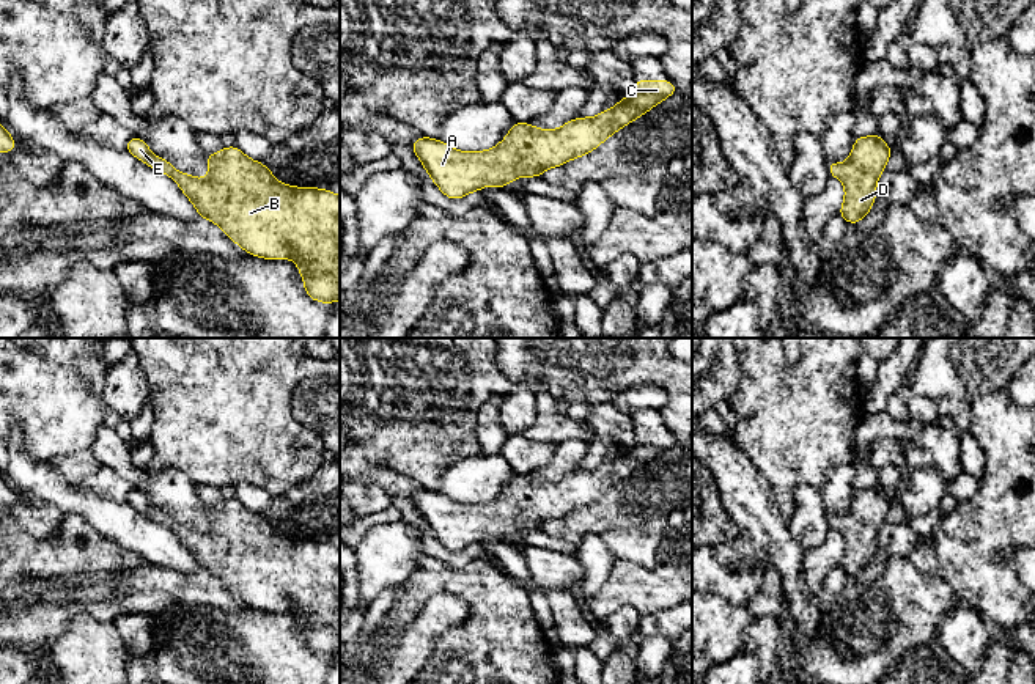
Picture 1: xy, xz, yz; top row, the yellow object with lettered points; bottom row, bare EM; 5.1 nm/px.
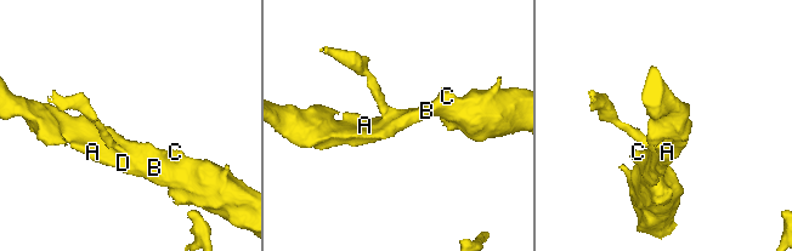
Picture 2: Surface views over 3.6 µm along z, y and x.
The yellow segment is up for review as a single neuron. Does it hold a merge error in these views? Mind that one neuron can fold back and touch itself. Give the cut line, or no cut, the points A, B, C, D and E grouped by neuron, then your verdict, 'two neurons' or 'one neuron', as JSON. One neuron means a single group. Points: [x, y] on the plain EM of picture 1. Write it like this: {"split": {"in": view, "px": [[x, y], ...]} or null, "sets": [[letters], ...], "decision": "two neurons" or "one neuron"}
{"split": null, "sets": [["A", "B", "C", "D", "E"]], "decision": "one neuron"}

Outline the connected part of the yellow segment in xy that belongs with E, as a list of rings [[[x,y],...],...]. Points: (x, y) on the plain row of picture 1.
[[[131,489],[124,498],[134,509],[170,528],[192,553],[201,571],[219,577],[245,605],[264,612],[293,610],[305,645],[322,656],[340,653],[340,549],[327,541],[294,539],[278,535],[261,514],[247,509],[238,498],[206,505],[208,530],[178,524],[168,513],[154,508],[143,491]]]

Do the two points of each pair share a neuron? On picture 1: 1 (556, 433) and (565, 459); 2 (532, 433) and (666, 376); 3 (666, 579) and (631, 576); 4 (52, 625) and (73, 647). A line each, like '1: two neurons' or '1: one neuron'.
1: two neurons
2: two neurons
3: one neuron
4: two neurons

